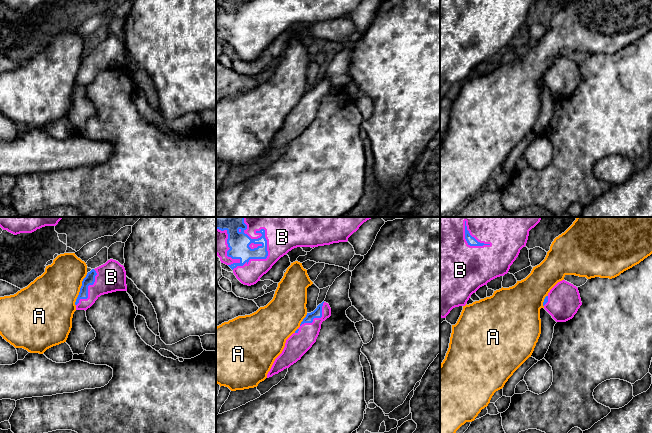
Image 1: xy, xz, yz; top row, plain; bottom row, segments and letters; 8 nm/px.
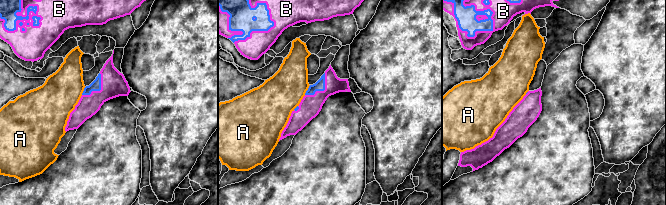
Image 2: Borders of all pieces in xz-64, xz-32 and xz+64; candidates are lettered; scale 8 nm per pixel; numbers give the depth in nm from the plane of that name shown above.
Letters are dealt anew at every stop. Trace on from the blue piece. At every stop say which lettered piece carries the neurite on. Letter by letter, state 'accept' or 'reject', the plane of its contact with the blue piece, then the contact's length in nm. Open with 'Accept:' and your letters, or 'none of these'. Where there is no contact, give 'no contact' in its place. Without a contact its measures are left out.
Accept: A
A: accept | xy | 280 nm
B: reject | xz | 420 nm

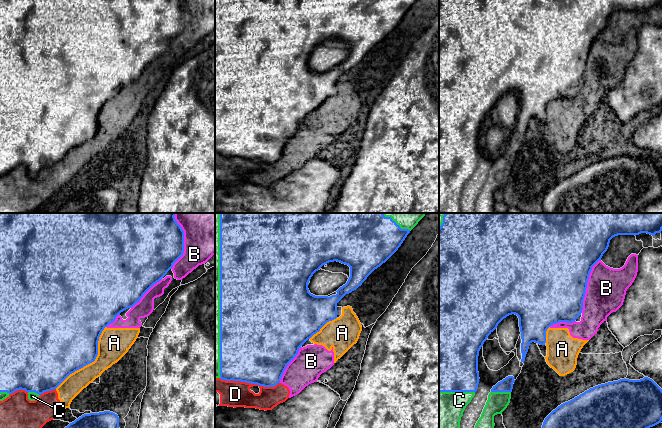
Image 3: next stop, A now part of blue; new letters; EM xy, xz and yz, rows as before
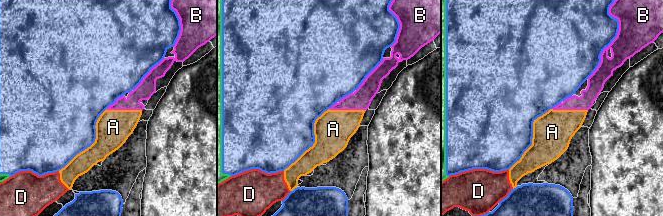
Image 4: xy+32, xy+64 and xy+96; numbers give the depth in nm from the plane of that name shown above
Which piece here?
Accept: none of these
A: reject | xy | 650 nm
B: reject | yz | 460 nm
C: reject | xz | 1250 nm
D: reject | xz | 480 nm

